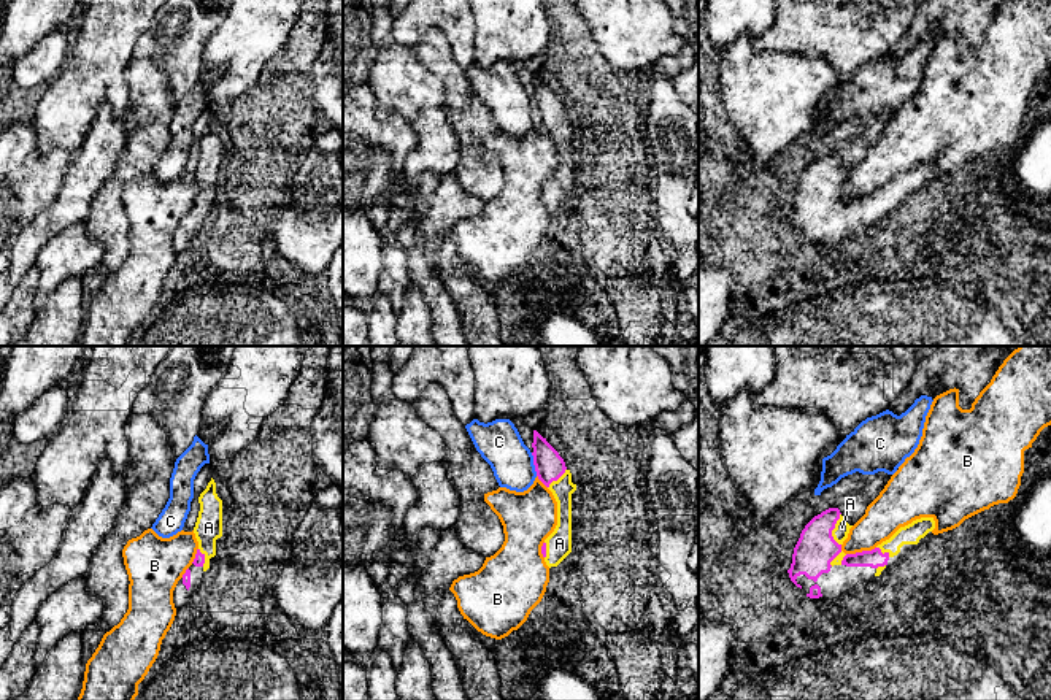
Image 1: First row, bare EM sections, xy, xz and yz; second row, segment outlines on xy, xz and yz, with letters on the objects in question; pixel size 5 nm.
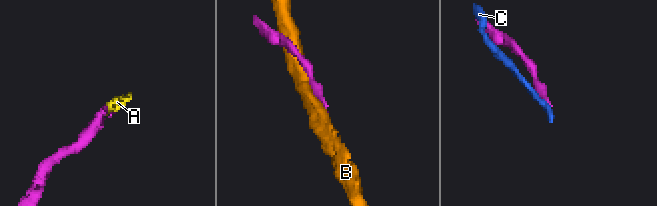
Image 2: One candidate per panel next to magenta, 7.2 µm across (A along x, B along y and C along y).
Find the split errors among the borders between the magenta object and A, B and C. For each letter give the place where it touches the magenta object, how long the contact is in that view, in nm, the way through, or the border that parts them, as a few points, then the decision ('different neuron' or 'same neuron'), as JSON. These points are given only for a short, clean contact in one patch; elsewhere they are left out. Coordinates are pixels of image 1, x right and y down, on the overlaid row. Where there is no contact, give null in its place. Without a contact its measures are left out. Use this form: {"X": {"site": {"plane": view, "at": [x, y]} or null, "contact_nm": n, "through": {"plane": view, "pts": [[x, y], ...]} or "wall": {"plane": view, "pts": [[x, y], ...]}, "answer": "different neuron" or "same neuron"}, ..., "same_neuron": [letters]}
{"A": {"site": {"plane": "yz", "at": [834, 527]}, "contact_nm": 170, "answer": "same neuron"}, "B": {"site": {"plane": "yz", "at": [862, 551]}, "contact_nm": 160, "answer": "different neuron"}, "C": {"site": {"plane": "xz", "at": [534, 464]}, "contact_nm": 120, "answer": "different neuron"}, "same_neuron": ["A"]}

